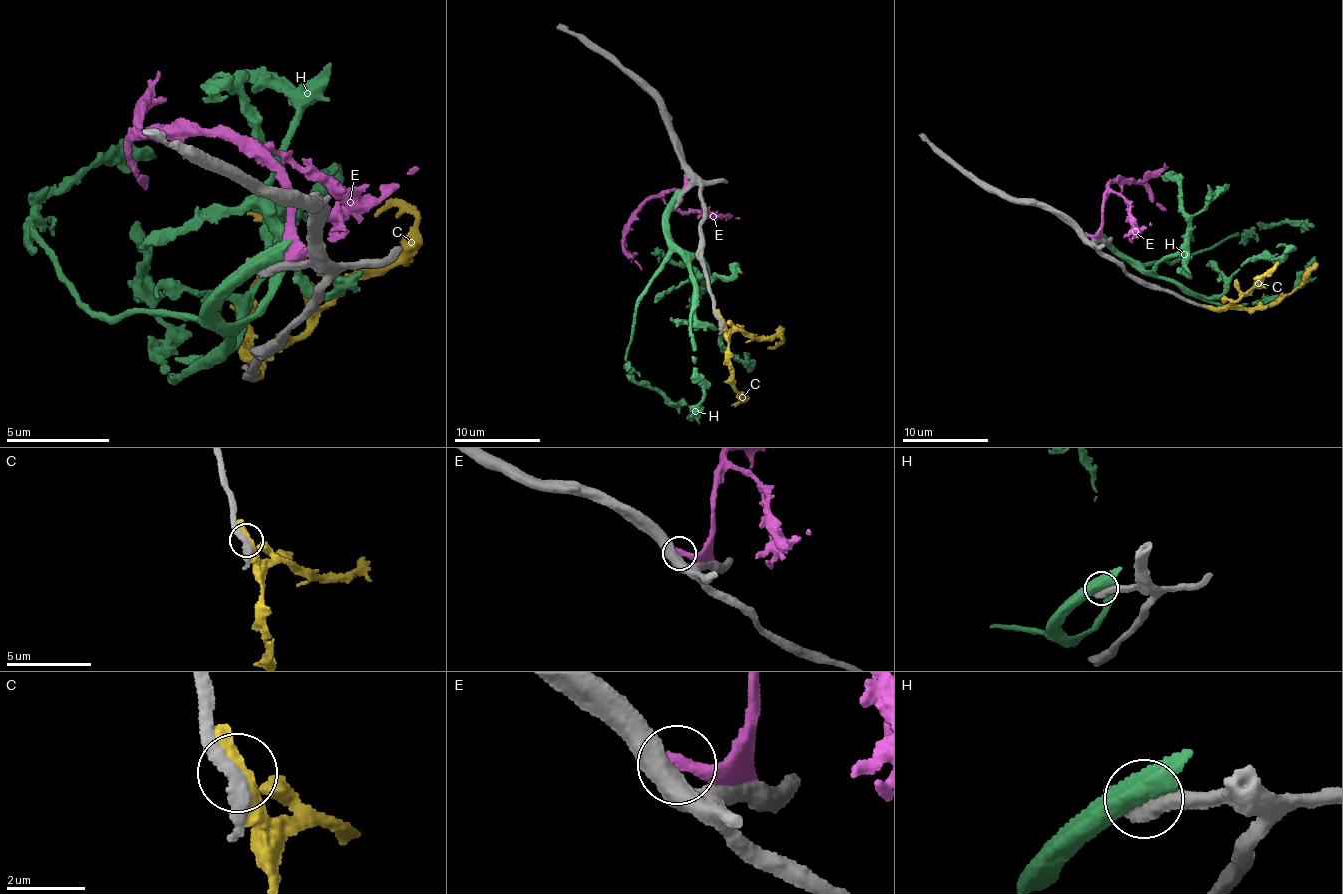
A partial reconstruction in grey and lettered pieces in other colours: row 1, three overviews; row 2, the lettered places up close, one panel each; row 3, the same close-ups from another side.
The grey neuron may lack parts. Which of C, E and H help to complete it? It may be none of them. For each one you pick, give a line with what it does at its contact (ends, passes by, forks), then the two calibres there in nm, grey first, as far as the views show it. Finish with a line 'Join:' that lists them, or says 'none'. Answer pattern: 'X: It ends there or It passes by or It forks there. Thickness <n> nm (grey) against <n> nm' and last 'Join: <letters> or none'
Join: none

